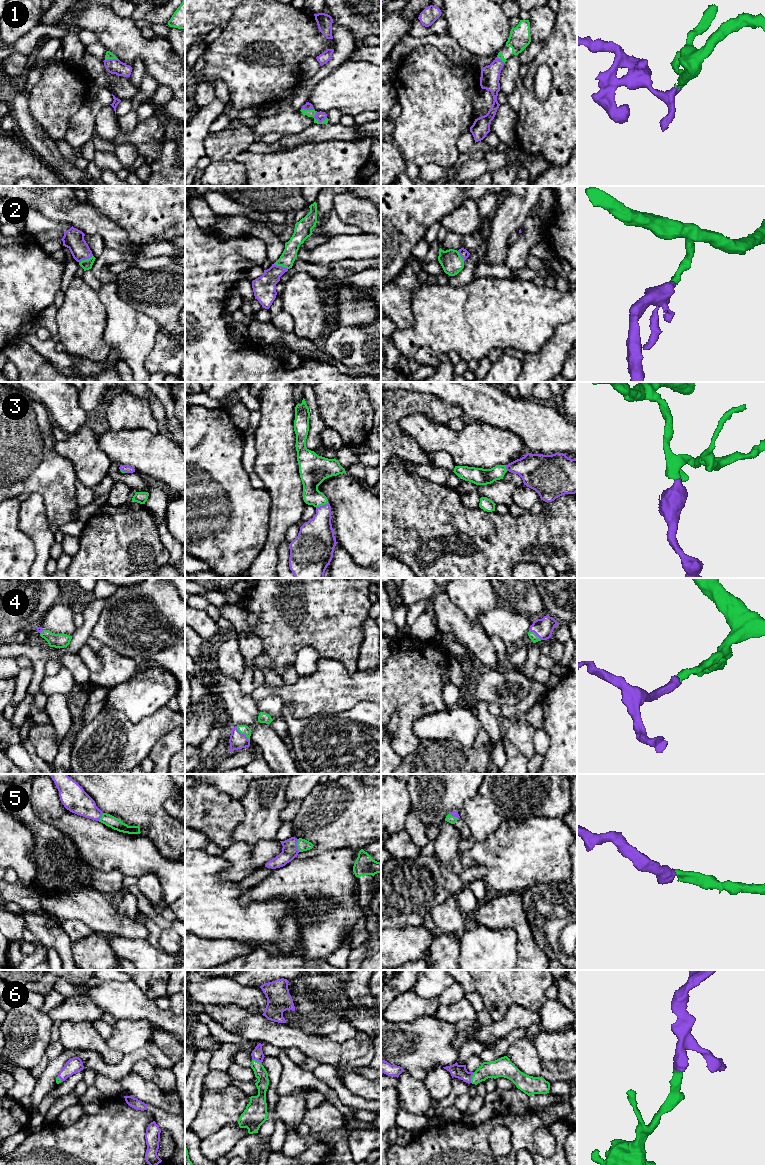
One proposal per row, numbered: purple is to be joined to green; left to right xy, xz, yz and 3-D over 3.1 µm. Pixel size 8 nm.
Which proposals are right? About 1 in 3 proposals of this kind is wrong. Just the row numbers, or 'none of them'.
1, 2, 3, 4, 5, 6

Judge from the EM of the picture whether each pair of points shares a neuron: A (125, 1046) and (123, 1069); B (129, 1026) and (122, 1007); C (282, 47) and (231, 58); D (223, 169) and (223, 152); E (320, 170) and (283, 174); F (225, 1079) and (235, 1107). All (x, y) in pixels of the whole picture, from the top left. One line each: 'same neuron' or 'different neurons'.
A: different neurons
B: different neurons
C: same neuron
D: different neurons
E: same neuron
F: different neurons

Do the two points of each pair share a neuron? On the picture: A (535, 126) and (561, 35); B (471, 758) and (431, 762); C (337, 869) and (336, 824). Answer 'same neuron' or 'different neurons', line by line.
A: same neuron
B: same neuron
C: different neurons

